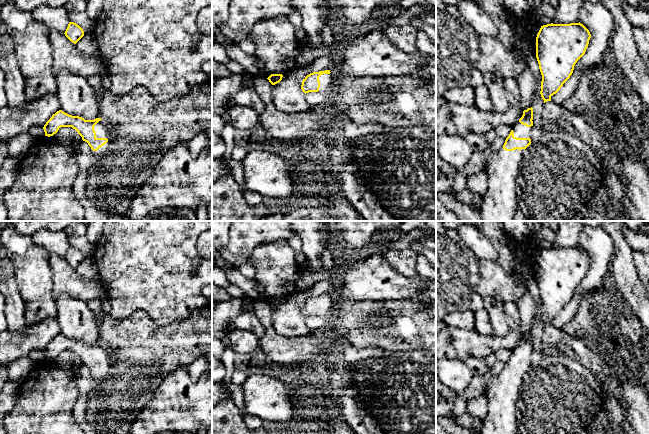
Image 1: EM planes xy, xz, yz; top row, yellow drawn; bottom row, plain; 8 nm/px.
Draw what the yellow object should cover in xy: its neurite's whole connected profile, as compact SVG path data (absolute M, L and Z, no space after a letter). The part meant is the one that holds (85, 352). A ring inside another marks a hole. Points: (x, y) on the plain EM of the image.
M59 334L44 349L45 360L53 360L61 351L75 353L82 364L91 371L91 378L95 385L100 385L108 379L113 356L110 349L103 343L85 344Z

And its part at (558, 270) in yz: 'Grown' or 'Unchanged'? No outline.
Unchanged

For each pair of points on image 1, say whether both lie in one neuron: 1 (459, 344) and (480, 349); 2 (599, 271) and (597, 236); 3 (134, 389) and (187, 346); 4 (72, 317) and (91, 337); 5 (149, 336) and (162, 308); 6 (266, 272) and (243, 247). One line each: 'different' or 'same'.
1: same
2: same
3: same
4: same
5: different
6: different

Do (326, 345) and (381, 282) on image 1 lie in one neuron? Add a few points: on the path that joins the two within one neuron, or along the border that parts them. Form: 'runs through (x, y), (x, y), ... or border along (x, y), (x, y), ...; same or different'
border along (389, 300), (349, 301); different

